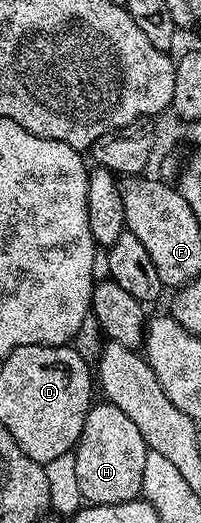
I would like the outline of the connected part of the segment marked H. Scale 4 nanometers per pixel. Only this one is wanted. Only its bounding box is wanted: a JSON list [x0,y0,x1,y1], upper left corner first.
[74,402,149,505]

